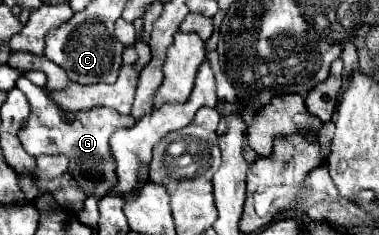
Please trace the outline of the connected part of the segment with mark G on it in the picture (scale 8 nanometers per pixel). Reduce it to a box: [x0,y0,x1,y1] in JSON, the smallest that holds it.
[16,76,134,200]

